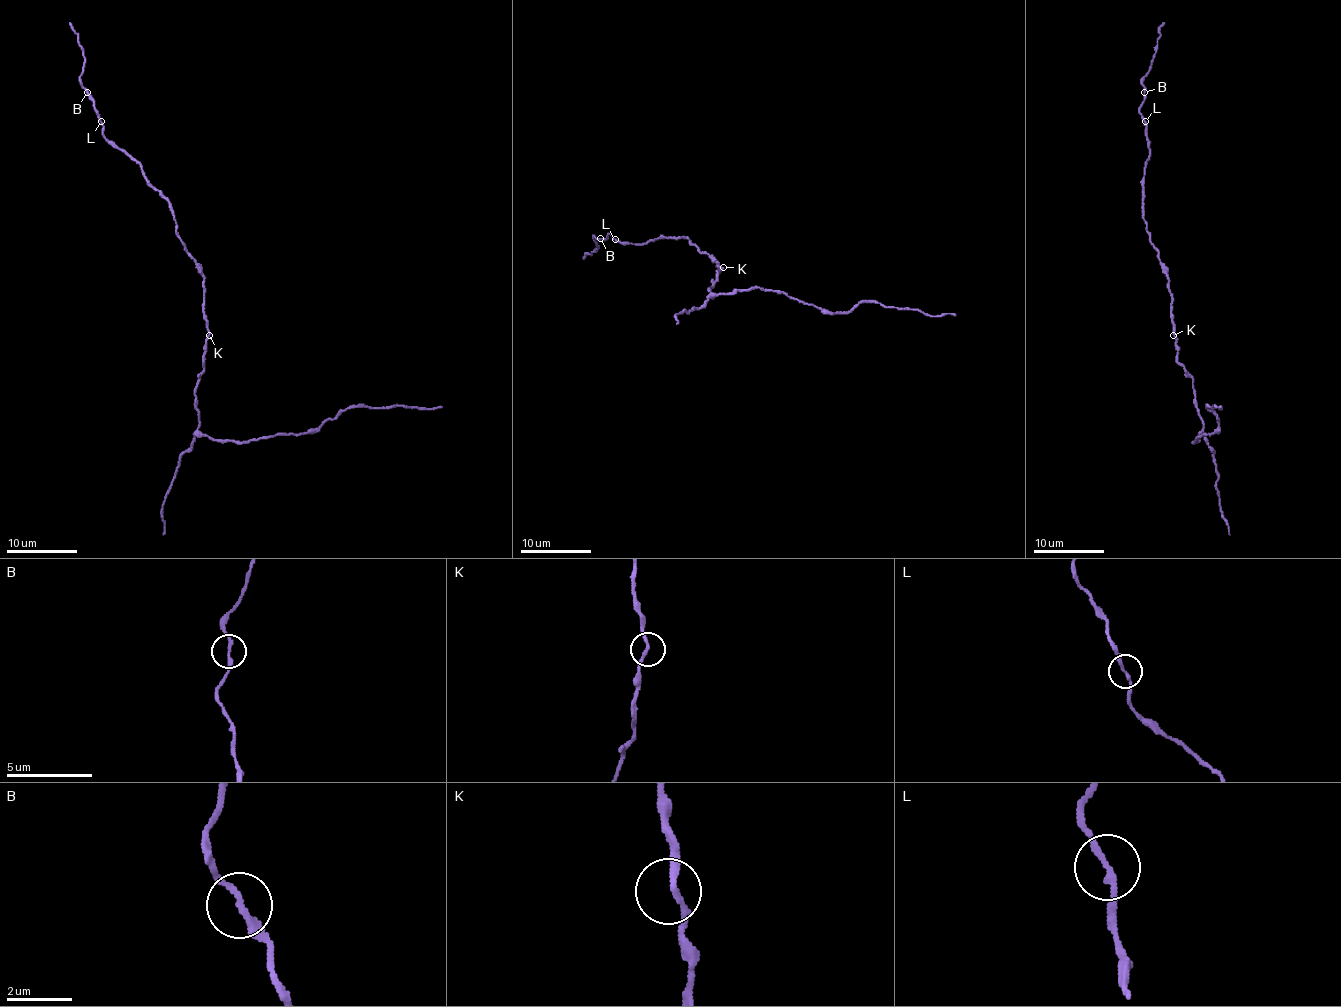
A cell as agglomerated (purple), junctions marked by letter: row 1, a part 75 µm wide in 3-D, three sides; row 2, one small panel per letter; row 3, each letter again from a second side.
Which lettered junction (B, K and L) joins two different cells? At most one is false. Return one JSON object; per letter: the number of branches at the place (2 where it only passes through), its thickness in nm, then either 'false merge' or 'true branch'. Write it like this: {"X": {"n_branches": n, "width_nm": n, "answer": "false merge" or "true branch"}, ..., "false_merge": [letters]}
{"B": {"n_branches": 2, "width_nm": 200, "answer": "true branch"}, "K": {"n_branches": 2, "width_nm": 190, "answer": "true branch"}, "L": {"n_branches": 2, "width_nm": 170, "answer": "true branch"}, "false_merge": []}

